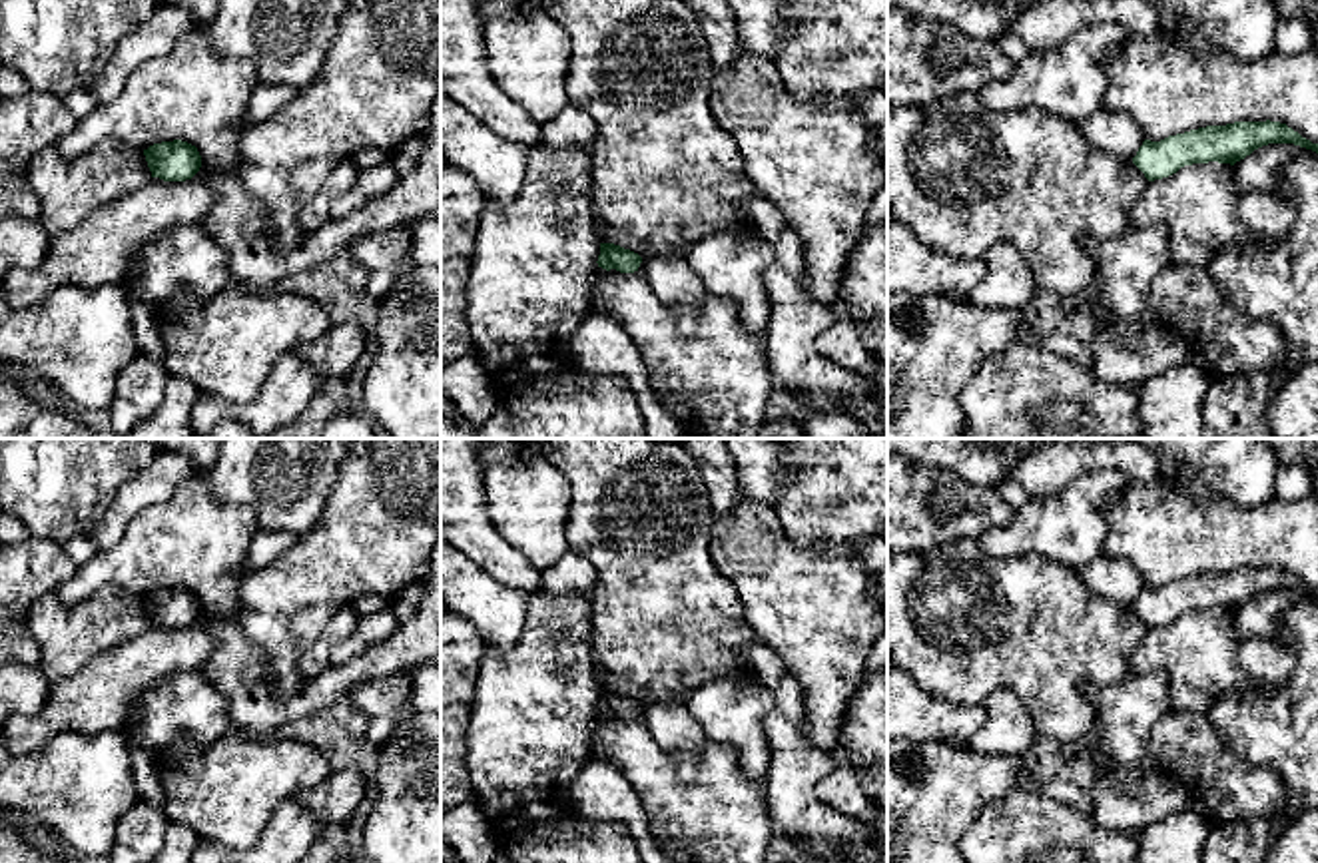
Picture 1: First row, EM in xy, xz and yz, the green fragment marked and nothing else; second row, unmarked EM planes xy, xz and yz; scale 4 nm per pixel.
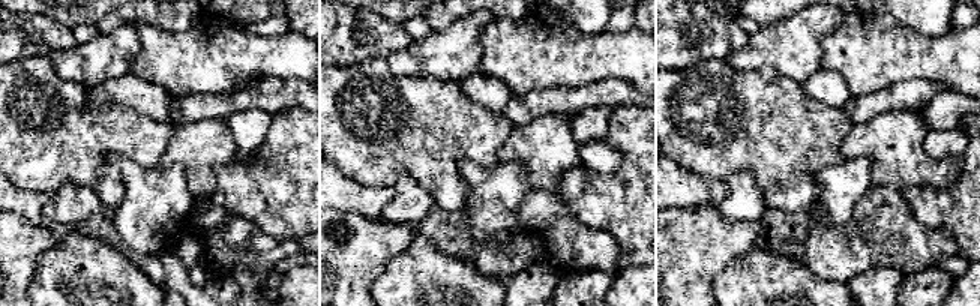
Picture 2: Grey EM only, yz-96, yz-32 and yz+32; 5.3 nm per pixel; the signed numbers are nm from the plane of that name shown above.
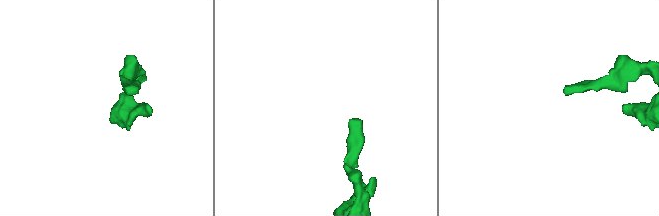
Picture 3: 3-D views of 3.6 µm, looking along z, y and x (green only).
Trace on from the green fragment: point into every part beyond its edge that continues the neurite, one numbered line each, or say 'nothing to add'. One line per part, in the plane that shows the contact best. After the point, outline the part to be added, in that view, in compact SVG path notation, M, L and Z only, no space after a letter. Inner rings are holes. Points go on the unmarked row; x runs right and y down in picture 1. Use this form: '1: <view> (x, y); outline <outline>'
nothing to add

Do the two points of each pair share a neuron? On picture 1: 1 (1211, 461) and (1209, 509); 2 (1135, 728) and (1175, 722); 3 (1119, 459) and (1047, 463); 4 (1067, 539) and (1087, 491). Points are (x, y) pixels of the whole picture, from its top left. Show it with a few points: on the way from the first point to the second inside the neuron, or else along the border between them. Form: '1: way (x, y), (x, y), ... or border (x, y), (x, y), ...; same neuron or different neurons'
1: border (1163, 477), (1203, 481), (1251, 509); different neurons
2: border (1169, 708), (1155, 728), (1153, 750), (1133, 764); different neurons
3: way (1101, 459), (1065, 459); same neuron
4: way (1069, 527), (1081, 503); same neuron

